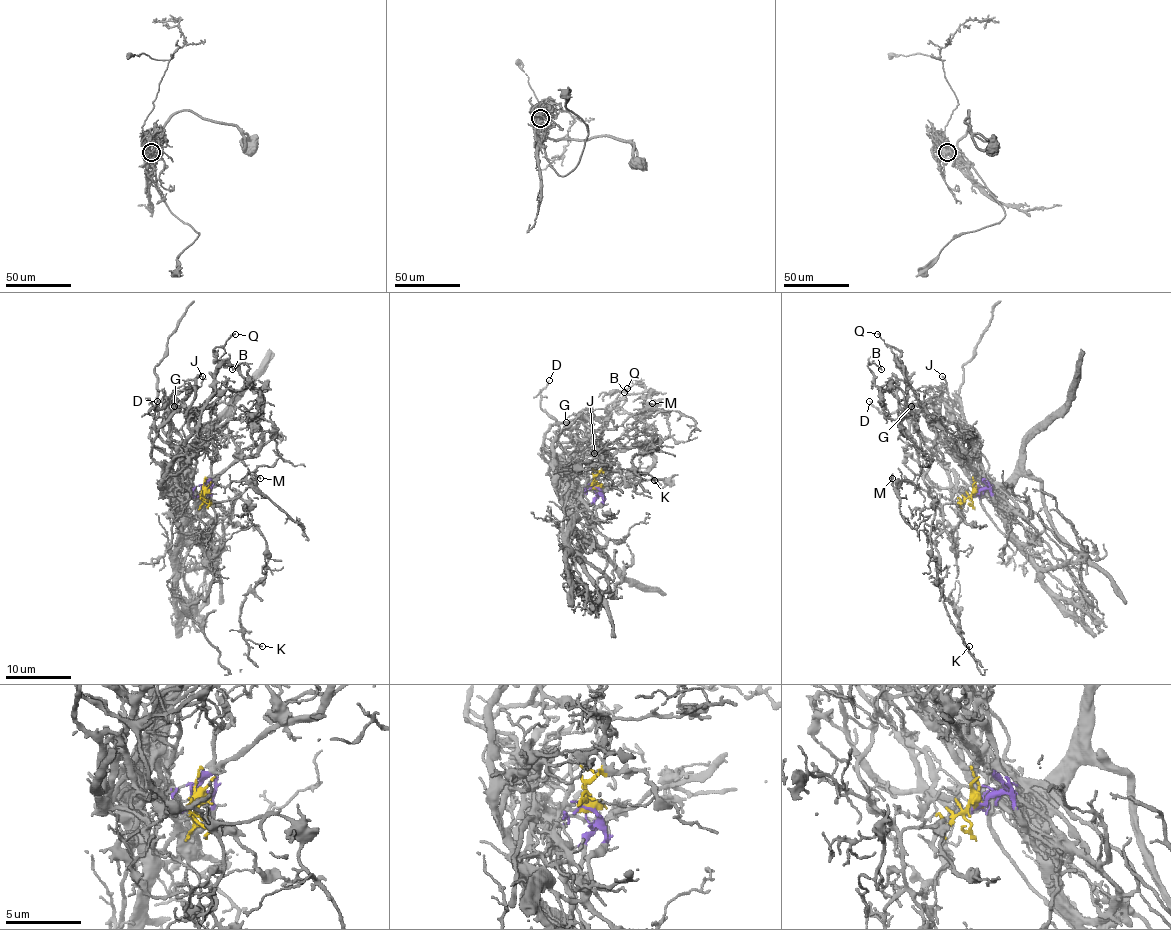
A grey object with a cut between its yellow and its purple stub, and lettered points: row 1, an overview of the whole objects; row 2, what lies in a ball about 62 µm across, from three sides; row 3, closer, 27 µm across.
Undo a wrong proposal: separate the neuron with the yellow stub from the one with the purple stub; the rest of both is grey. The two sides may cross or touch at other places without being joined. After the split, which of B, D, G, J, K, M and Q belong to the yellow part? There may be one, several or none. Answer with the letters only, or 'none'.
B, K, M

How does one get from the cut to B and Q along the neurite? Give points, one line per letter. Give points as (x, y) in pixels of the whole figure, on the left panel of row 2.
B: (201, 495), (183, 482), (178, 461), (212, 440), (212, 409), (256, 412), (248, 368), (232, 369)
Q: (203, 495), (188, 489), (177, 451), (193, 431), (224, 343), (235, 334)

